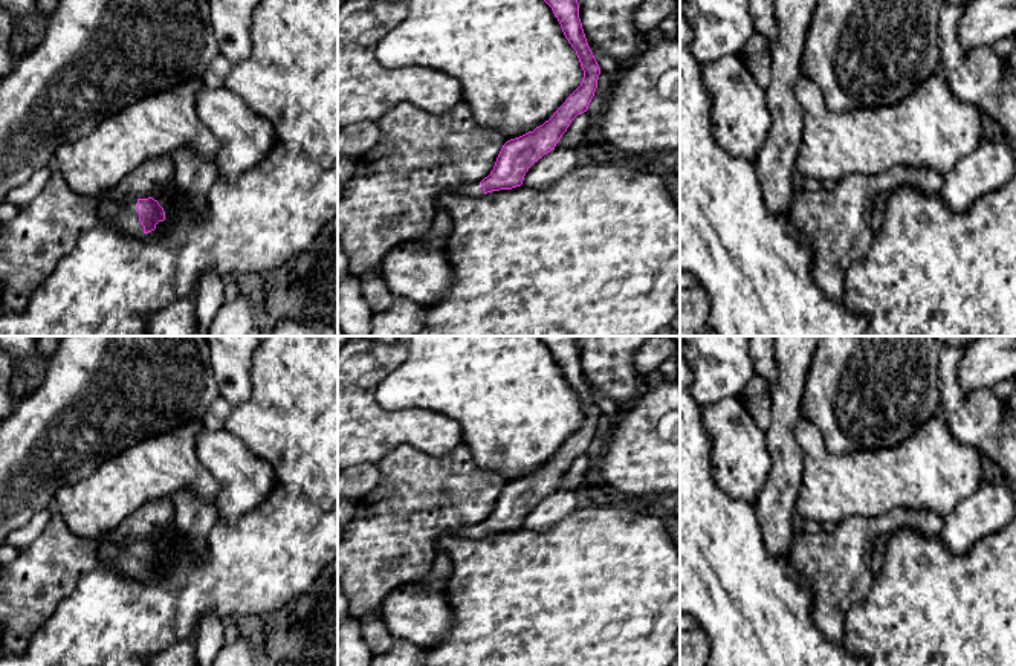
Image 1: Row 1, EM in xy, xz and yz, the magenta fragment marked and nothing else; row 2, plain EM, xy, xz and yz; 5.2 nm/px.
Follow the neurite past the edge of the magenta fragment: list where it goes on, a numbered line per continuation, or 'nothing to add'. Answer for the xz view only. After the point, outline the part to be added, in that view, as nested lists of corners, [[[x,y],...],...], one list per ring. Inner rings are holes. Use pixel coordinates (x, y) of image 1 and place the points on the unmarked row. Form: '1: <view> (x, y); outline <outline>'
1: xz (474, 532); outline [[[472,525],[472,527],[461,527],[455,532],[452,532],[455,536],[464,538],[464,539],[481,539],[484,538],[484,533],[478,525]]]

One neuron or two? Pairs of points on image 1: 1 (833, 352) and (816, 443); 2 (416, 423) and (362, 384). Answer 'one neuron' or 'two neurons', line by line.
1: two neurons
2: one neuron

